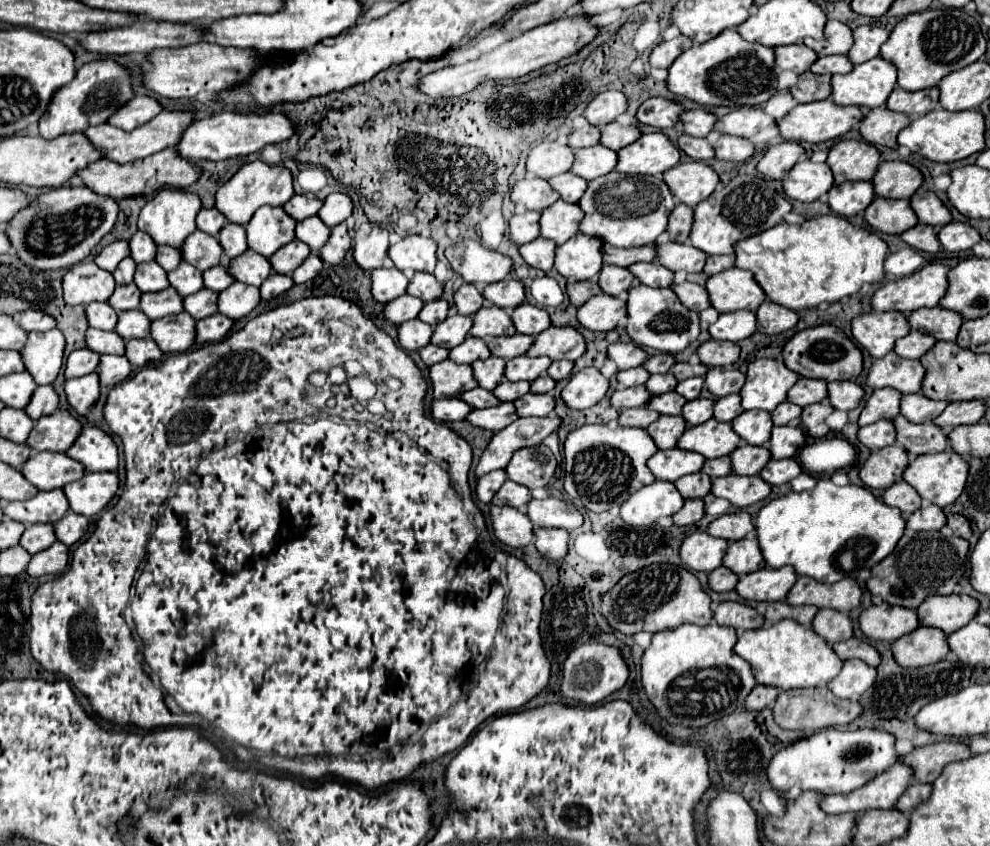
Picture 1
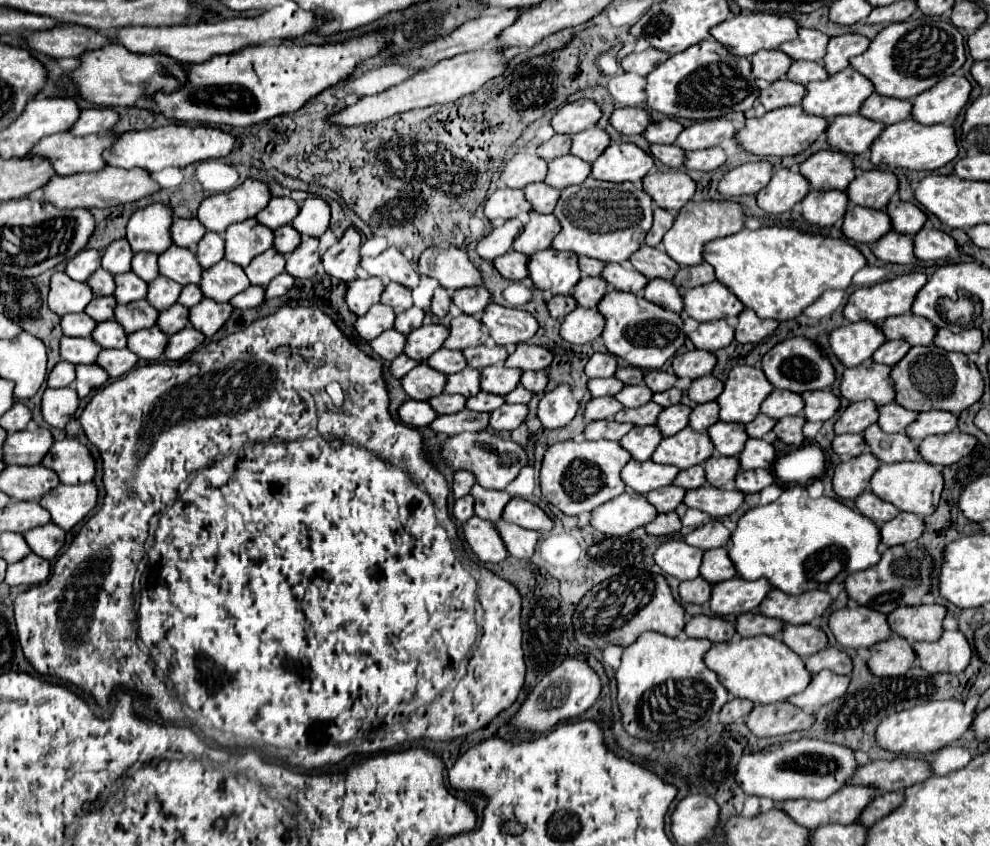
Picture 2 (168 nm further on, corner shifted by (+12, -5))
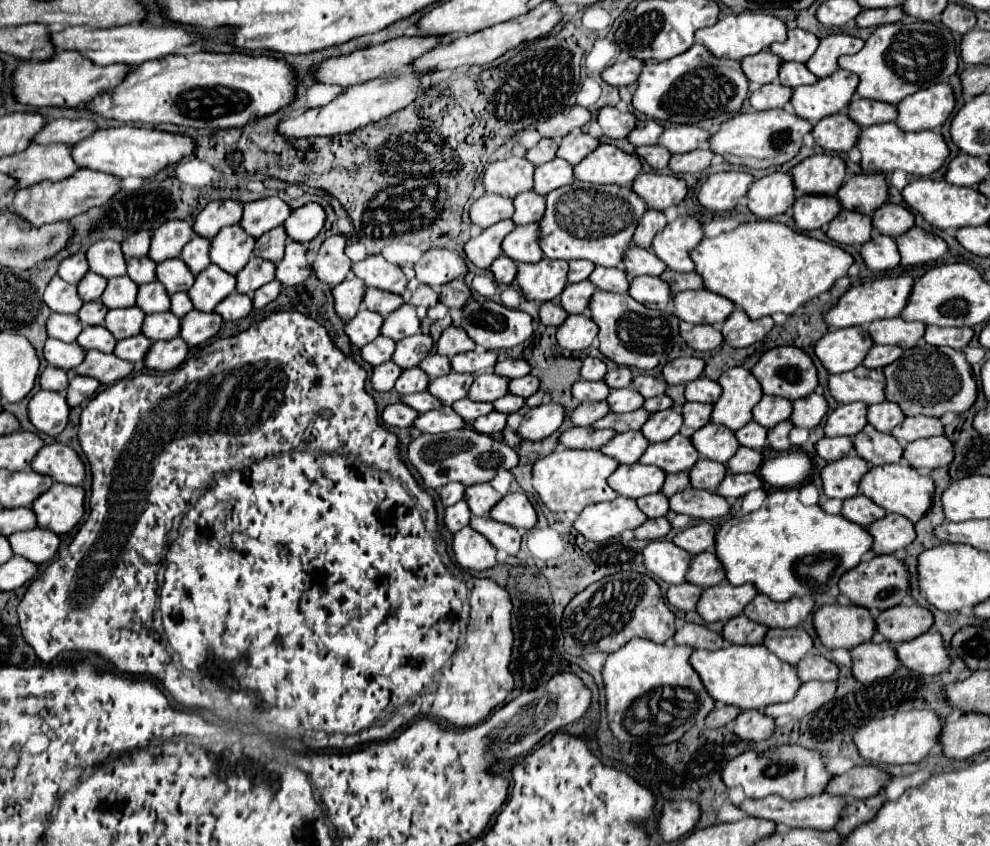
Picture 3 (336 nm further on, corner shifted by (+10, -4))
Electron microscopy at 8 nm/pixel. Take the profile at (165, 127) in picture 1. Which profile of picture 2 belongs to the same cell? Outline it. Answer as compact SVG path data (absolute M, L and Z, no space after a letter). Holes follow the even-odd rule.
M67 132L45 136L29 150L27 158L41 156L51 162L55 174L69 176L77 172L97 172L105 168L105 162L101 162L101 150L109 142L113 142L117 134L107 132L105 136L73 136Z

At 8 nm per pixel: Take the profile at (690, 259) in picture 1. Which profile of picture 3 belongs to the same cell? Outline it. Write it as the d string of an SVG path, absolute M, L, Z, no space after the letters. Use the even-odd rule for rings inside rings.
M631 245L623 257L625 263L625 271L629 275L629 279L637 277L637 275L661 275L667 267L663 265L663 261L659 261L659 257L655 257L655 253L651 253L649 249L639 249L637 245Z

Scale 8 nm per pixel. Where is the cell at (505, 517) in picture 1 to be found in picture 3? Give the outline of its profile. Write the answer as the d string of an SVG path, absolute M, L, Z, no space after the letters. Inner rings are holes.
M471 525L463 527L453 537L453 553L455 561L469 571L483 571L497 565L497 549L481 535L471 529Z

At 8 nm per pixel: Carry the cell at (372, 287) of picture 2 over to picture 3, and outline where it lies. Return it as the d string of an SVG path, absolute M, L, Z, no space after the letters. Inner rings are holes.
M351 275L349 279L345 279L343 283L333 287L335 311L343 321L351 321L357 315L357 311L363 303L363 293L365 291L367 291L367 287L355 275Z

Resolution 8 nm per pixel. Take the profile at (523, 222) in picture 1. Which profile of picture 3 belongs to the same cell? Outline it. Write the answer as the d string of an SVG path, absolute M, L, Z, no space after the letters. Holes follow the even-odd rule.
M511 219L499 221L491 227L487 227L479 237L469 239L465 245L465 253L467 257L481 269L489 269L491 263L503 253L501 251L501 243L503 237L507 237L507 233L511 233L515 229L515 223Z

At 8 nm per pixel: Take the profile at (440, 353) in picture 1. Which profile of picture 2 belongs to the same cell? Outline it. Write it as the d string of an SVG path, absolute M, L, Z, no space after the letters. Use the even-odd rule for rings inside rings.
M401 354L399 358L395 358L389 366L389 372L395 376L395 378L403 378L417 362L413 362L411 358L405 358L405 354Z

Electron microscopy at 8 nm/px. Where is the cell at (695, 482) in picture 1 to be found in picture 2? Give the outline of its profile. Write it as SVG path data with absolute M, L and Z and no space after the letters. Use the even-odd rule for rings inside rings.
M669 484L669 486L663 486L663 488L649 492L645 498L649 500L649 504L655 506L655 510L659 514L663 514L663 512L673 512L681 504L683 496L685 496L685 490L679 490L677 486Z

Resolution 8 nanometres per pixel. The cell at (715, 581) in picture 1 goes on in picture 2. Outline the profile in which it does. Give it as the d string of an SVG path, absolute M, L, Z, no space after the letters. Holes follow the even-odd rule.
M695 578L695 580L679 584L679 598L681 598L681 602L703 606L703 604L707 604L709 594L711 594L711 586L703 578Z

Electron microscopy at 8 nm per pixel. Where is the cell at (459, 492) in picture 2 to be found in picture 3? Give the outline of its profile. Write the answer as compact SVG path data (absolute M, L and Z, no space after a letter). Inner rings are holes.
M449 483L445 485L443 489L439 489L439 495L441 495L441 501L443 505L455 505L457 501L463 499L463 493L465 493L465 487L459 485L459 483Z

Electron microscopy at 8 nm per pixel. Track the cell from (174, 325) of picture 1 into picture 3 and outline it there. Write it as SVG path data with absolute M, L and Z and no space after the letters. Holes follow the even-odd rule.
M135 335L135 337L129 337L129 339L121 339L117 345L115 345L115 355L121 357L121 359L127 359L127 361L143 361L149 347L153 345L153 341L149 337L143 337L141 335Z

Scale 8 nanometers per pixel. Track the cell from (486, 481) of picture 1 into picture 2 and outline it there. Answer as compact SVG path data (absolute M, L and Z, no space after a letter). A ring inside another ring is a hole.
M469 494L461 500L455 500L453 504L453 518L459 522L467 522L473 516L473 498L469 498Z

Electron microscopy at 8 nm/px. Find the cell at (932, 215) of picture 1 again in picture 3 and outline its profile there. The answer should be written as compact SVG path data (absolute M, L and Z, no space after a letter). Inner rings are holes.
M885 203L873 213L873 227L889 237L899 237L915 225L915 215L911 209L895 203Z

